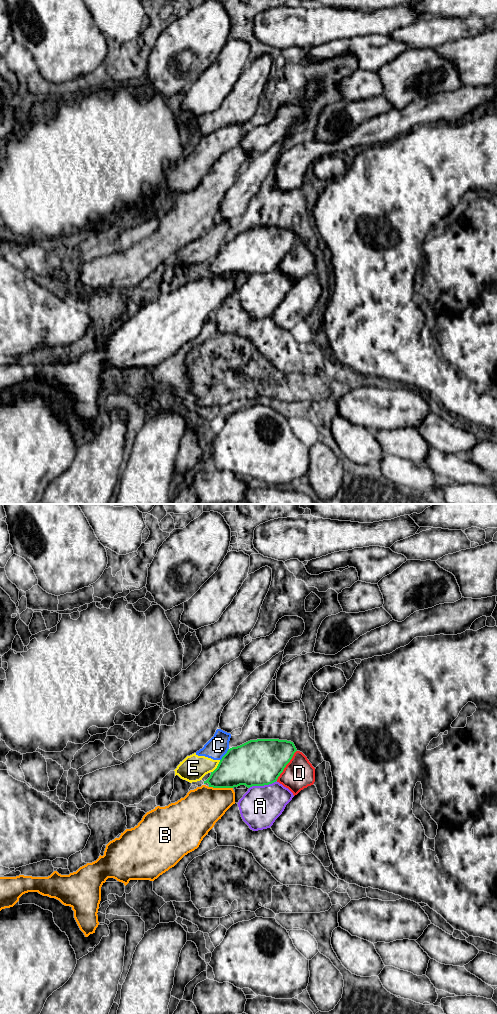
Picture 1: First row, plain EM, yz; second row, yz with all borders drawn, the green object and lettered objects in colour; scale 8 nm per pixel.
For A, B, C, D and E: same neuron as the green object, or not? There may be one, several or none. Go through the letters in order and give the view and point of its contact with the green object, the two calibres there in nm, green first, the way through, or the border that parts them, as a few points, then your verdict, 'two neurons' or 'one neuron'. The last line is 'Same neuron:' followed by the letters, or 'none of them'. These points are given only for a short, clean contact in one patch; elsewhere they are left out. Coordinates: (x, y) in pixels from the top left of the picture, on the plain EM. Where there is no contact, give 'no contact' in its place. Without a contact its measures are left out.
A: meets green in yz at (262, 273); 380 nm thick on the green side, 320 nm on the other; two neurons
B: meets green in yz at (221, 275); 320 nm thick on the green side, 320 nm on the other; two neurons
C: meets green in yz at (225, 242); 360 nm thick on the green side, 170 nm on the other; two neurons
D: meets green in yz at (286, 252); 380 nm thick on the green side, 240 nm on the other; two neurons
E: meets green in yz at (217, 254); 340 nm thick on the green side, 220 nm on the other; border along yz (220, 248), (211, 260); two neurons
Same neuron: none of them

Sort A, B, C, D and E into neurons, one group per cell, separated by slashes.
A / B / C E / D

